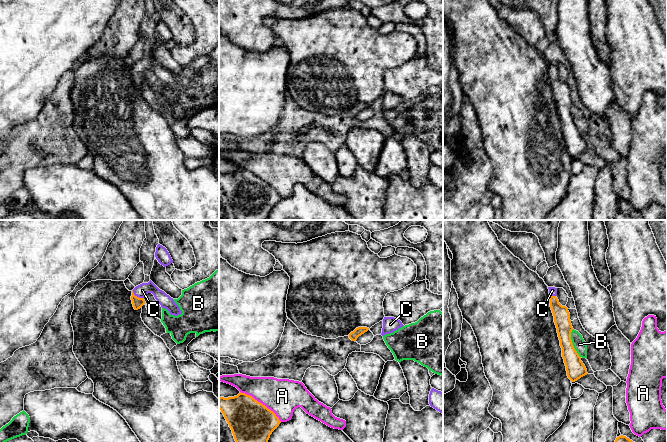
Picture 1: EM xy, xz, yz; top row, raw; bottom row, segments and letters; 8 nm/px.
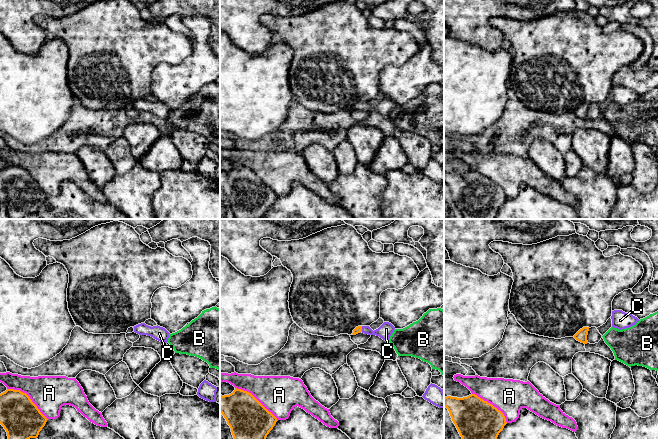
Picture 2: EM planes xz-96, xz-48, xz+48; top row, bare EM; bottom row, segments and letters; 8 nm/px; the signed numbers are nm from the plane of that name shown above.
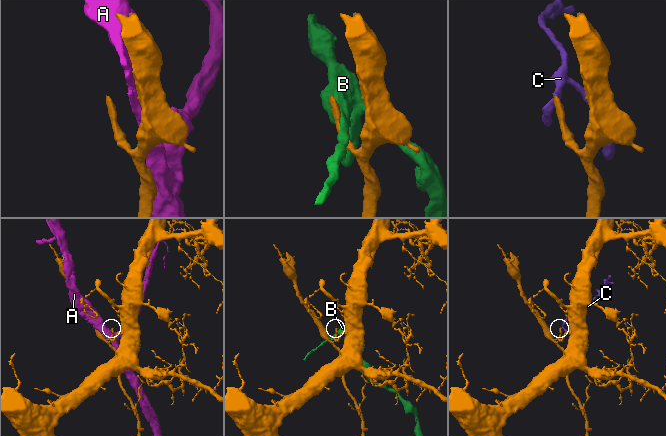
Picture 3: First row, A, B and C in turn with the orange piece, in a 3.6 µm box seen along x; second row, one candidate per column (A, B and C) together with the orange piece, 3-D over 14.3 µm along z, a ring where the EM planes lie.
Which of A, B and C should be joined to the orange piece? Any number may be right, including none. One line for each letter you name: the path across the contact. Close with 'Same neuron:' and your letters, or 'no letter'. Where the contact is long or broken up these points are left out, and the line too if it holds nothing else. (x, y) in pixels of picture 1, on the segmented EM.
C: Path across: xy (137, 302), (136, 296), (142, 290)
Same neuron: C

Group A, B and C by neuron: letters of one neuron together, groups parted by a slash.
A / B / C

